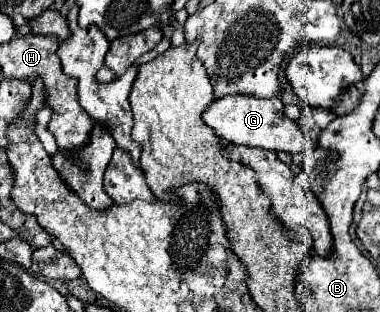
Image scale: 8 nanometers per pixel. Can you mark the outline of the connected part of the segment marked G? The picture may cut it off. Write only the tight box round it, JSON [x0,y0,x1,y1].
[203,94,309,154]

